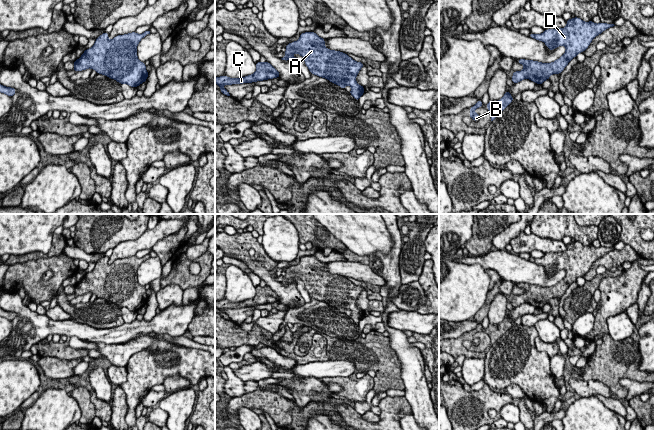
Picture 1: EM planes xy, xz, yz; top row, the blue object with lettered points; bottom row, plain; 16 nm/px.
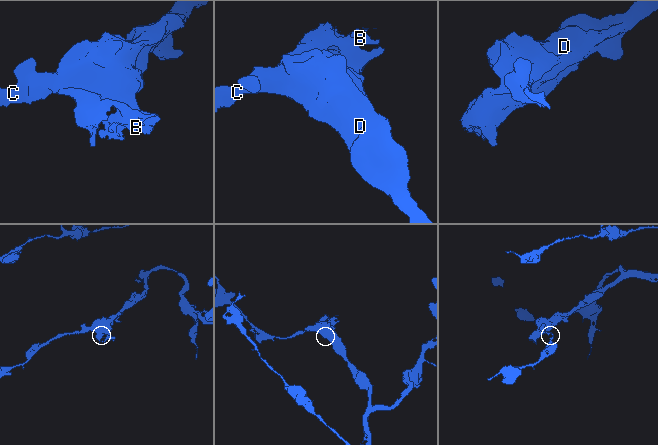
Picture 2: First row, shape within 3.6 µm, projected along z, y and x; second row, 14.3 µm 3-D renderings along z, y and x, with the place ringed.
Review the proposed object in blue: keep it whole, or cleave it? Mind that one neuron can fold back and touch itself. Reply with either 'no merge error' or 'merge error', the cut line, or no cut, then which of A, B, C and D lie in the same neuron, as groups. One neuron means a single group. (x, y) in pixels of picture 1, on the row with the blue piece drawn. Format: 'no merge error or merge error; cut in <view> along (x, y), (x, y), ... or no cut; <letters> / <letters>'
no merge error; no cut; A B C D

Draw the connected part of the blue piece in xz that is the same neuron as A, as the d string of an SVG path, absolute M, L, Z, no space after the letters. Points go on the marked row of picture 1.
M304 32L300 34L300 38L297 41L286 45L286 51L284 52L285 56L281 59L284 61L289 61L291 58L297 60L293 54L299 54L304 58L305 65L308 67L311 74L326 78L328 81L340 86L342 89L345 89L345 87L349 85L351 87L349 93L355 98L355 100L359 101L359 98L365 92L364 86L357 83L356 76L364 64L353 60L344 52L330 50L325 47L326 45L325 39L319 37L315 32Z

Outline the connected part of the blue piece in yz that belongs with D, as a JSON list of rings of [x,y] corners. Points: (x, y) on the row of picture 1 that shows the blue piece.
[[[578,17],[566,20],[566,23],[565,28],[547,29],[541,34],[529,34],[529,37],[544,42],[550,51],[562,45],[565,46],[566,51],[559,59],[551,63],[526,59],[517,60],[524,66],[524,69],[513,72],[513,84],[529,79],[535,84],[542,85],[545,80],[549,80],[552,74],[560,74],[573,58],[589,47],[596,36],[615,26],[602,22],[596,24],[592,20],[584,22]]]

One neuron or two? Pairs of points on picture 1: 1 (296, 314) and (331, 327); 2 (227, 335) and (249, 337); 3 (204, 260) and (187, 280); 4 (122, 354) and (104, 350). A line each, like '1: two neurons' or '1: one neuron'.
1: one neuron
2: one neuron
3: one neuron
4: one neuron

